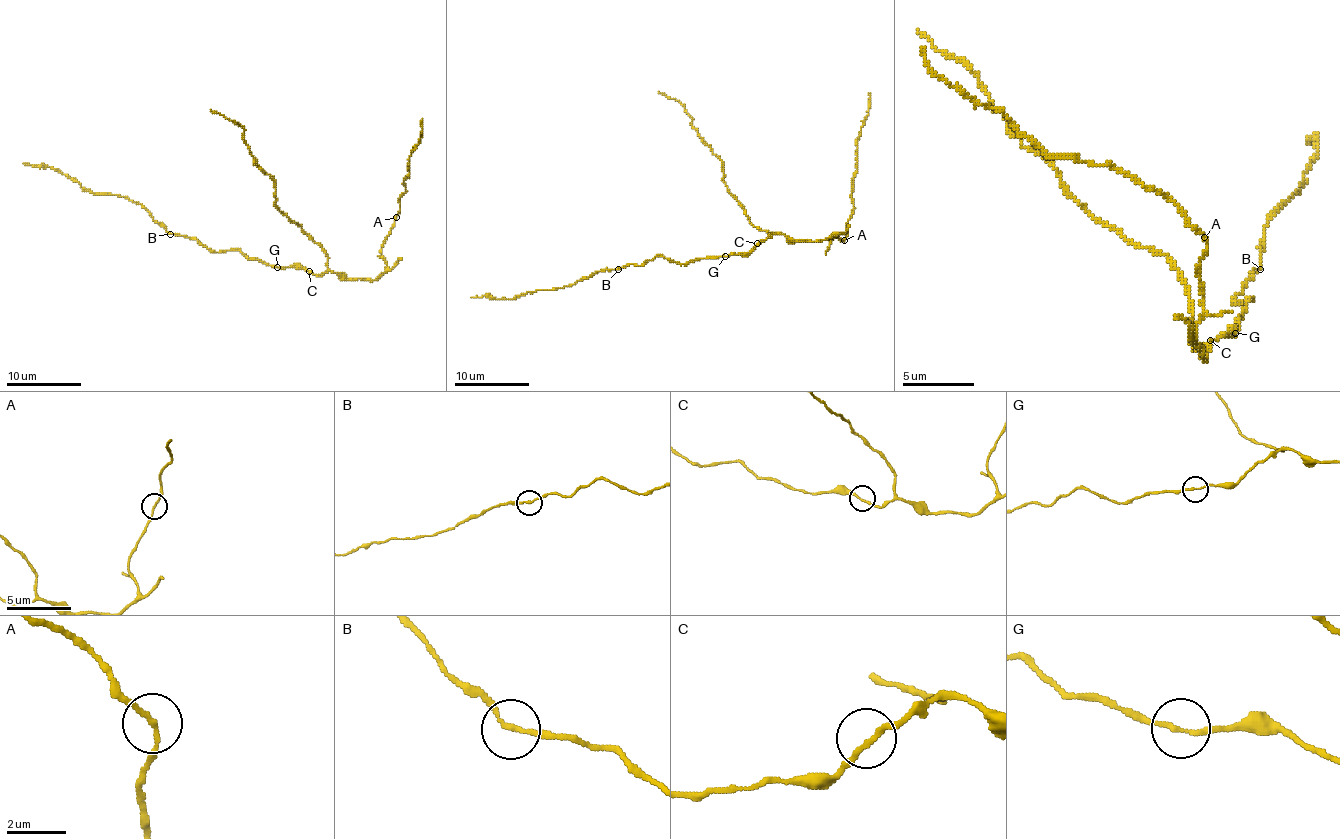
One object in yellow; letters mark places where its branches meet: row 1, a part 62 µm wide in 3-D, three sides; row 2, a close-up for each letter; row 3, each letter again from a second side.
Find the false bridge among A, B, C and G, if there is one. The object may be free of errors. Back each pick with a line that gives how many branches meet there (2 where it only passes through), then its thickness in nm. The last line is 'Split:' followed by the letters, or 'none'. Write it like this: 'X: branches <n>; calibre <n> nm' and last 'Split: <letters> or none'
Split: none

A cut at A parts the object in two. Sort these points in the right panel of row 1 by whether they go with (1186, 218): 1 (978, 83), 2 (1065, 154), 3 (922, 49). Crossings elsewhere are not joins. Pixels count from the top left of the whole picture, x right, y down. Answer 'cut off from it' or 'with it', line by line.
1: cut off from it
2: with it
3: with it

